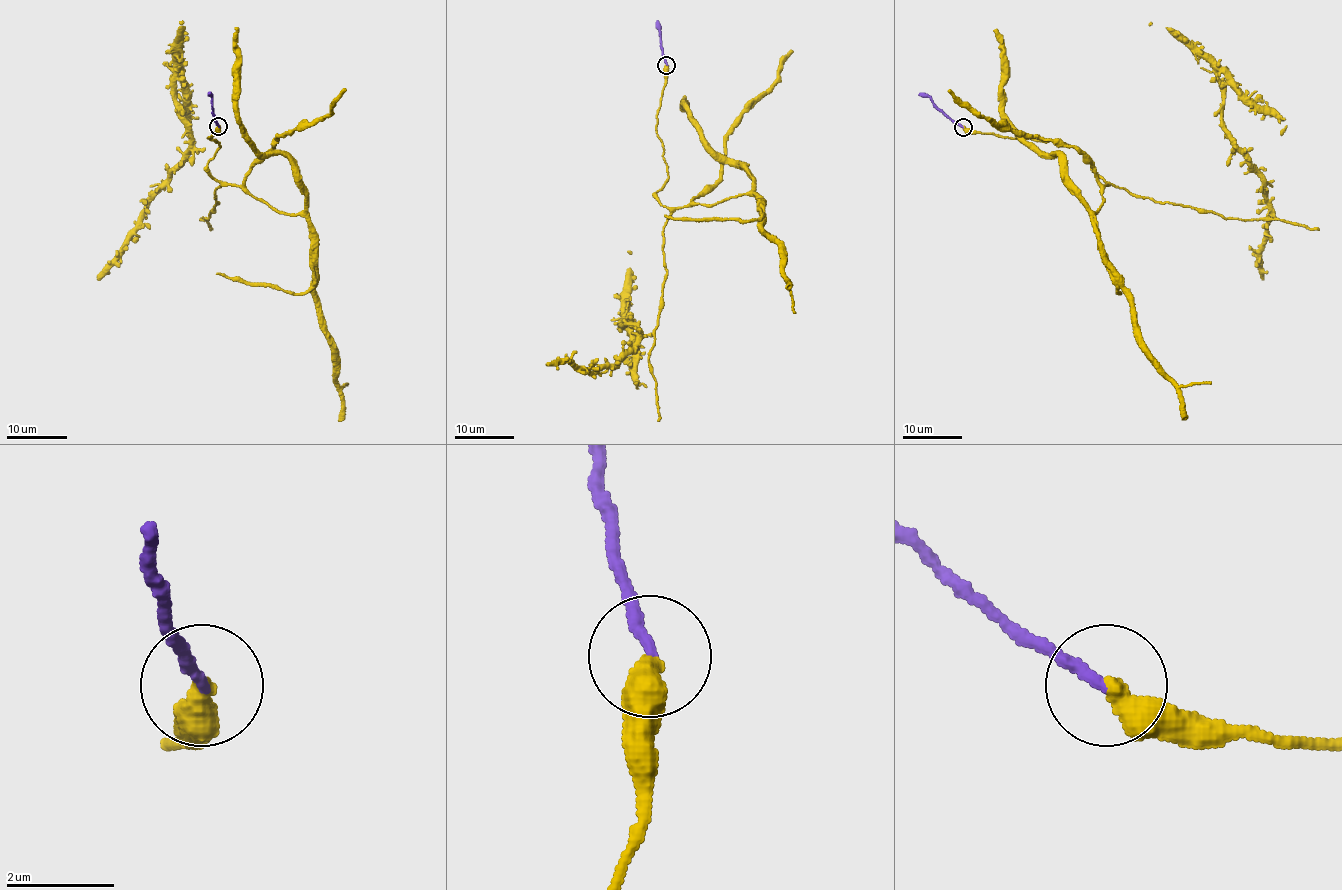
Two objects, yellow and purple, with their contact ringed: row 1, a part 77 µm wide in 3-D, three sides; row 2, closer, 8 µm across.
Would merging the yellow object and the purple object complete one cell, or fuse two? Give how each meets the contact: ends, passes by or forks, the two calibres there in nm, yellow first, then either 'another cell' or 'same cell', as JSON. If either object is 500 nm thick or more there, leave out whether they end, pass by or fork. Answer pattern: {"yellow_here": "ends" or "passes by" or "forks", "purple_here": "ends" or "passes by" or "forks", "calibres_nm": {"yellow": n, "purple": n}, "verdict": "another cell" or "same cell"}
{"yellow_here": "ends", "purple_here": "ends", "calibres_nm": {"yellow": 460, "purple": 200}, "verdict": "same cell"}

